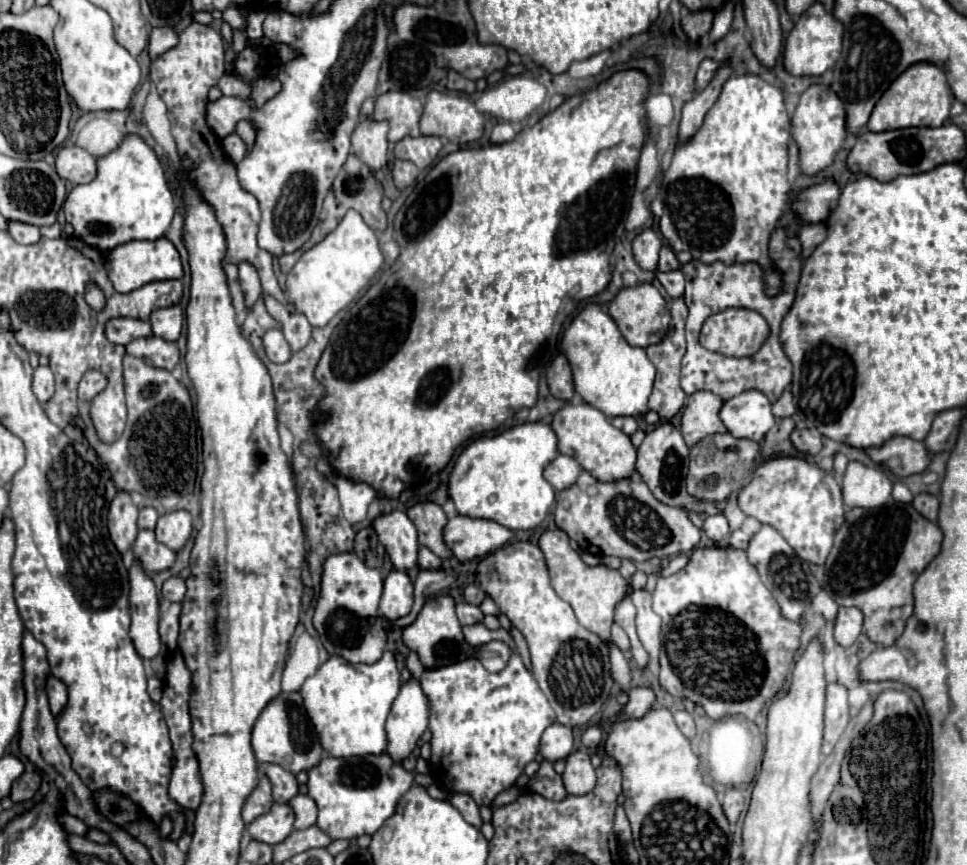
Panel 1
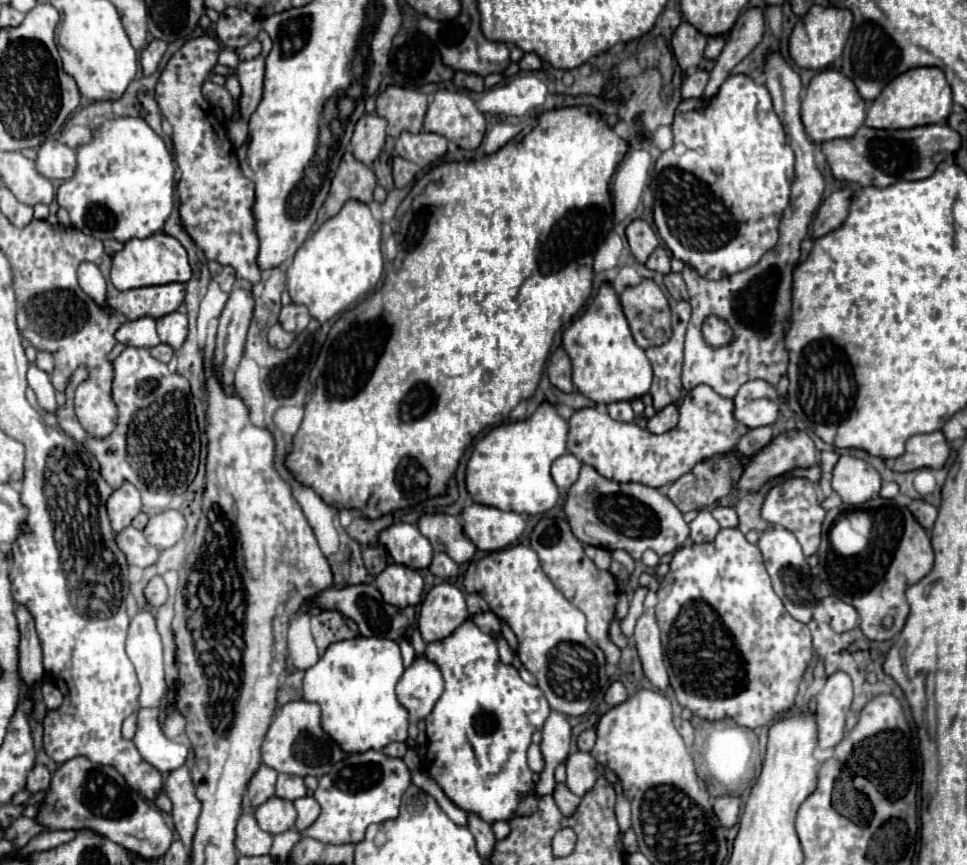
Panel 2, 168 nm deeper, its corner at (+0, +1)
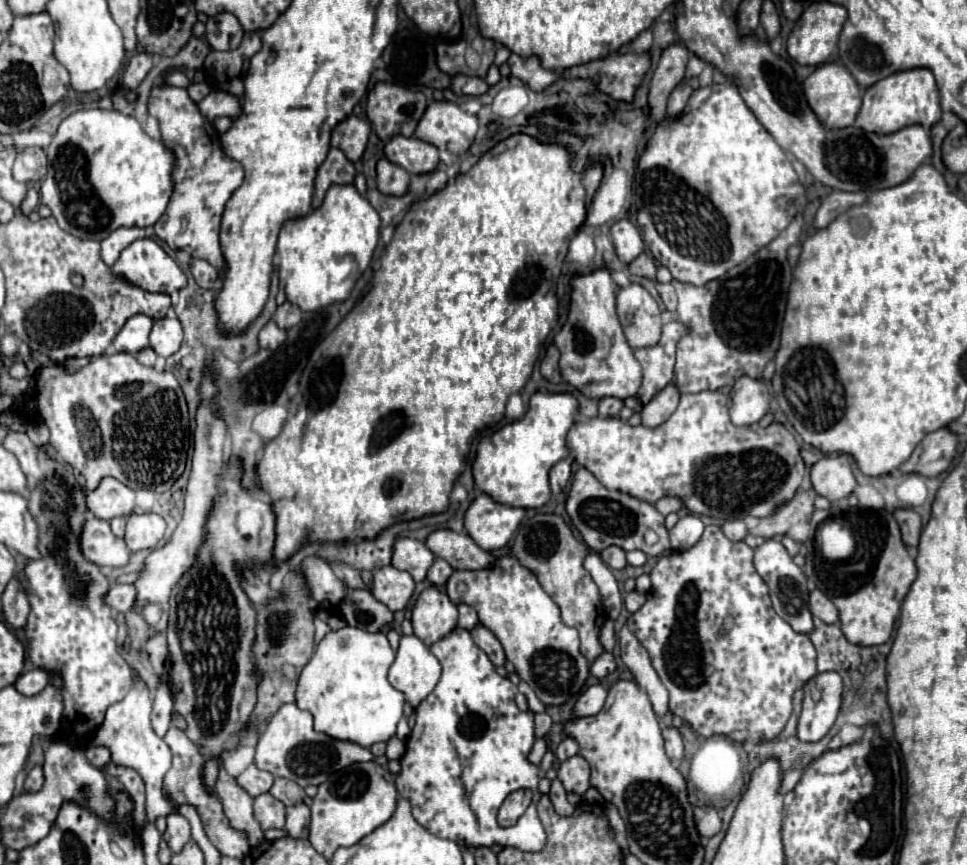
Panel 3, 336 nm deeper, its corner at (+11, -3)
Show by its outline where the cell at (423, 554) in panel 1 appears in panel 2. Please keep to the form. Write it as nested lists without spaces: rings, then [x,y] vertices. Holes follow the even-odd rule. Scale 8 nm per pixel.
[[[435,553],[429,571],[431,571],[435,577],[451,579],[451,577],[455,577],[455,575],[459,573],[459,565],[457,565],[449,555],[445,555],[445,553]]]

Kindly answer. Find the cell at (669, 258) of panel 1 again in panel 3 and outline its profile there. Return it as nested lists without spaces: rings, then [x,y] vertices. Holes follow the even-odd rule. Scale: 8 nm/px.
[[[646,253],[638,255],[638,259],[634,259],[628,267],[630,267],[630,273],[632,273],[632,275],[656,279],[656,263],[654,263],[654,259],[652,259],[650,255],[646,255]]]

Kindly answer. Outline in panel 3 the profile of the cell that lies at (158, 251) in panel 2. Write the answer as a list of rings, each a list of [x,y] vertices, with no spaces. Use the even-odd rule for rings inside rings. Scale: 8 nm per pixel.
[[[148,237],[130,243],[122,251],[120,259],[112,265],[112,273],[150,293],[172,293],[174,289],[182,289],[186,285],[186,275],[178,267],[178,263],[156,241],[152,241]]]

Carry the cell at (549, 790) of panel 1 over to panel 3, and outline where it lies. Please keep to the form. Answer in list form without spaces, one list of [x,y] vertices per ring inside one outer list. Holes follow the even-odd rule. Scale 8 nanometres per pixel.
[[[558,779],[552,781],[552,787],[550,787],[548,797],[550,797],[550,801],[554,805],[554,811],[558,815],[566,817],[566,815],[572,815],[574,813],[574,807],[568,803],[568,795],[566,795],[566,791],[564,791],[564,787],[562,787],[562,783]]]

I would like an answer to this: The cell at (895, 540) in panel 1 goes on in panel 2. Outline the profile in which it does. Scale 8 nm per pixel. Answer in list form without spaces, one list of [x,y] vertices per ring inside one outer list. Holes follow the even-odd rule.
[[[887,503],[877,509],[869,509],[873,519],[871,543],[867,555],[841,557],[831,551],[827,541],[823,541],[819,555],[821,581],[831,595],[853,605],[859,613],[859,629],[871,641],[895,639],[909,615],[909,603],[905,591],[909,585],[923,579],[933,567],[933,549],[929,535],[915,521],[907,507],[897,503]]]

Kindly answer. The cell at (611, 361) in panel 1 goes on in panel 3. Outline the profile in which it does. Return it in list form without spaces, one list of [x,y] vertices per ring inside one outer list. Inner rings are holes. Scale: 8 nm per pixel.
[[[606,269],[572,279],[572,303],[568,321],[556,333],[554,343],[560,351],[560,373],[566,383],[576,387],[588,399],[634,397],[642,369],[624,337],[616,315],[616,283]]]

